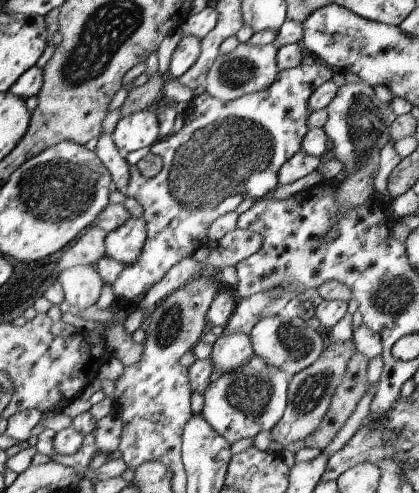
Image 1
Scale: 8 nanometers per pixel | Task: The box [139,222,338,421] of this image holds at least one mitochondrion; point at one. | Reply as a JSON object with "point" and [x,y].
{"point":[305,395]}

